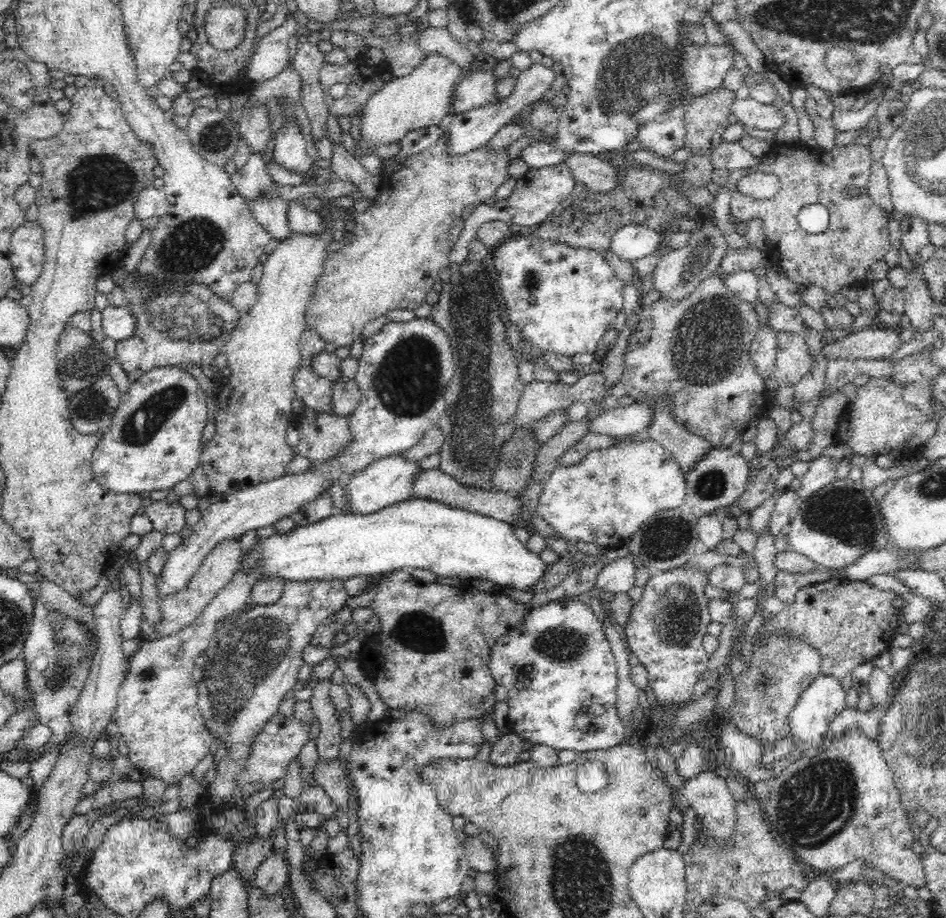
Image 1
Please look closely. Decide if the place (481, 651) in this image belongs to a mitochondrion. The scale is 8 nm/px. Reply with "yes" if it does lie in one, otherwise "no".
no

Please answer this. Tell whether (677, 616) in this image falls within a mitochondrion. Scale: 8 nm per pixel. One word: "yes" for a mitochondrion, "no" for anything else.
yes

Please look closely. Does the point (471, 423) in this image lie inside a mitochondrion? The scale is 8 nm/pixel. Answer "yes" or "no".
yes

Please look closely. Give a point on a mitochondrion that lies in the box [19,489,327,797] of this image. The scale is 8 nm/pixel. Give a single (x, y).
(244, 660)

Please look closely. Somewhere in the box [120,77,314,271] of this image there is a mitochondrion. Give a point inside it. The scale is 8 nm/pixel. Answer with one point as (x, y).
(215, 137)

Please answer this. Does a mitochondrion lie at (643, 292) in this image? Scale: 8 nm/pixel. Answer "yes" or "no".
no

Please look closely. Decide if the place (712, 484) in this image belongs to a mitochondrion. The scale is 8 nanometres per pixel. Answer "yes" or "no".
yes

